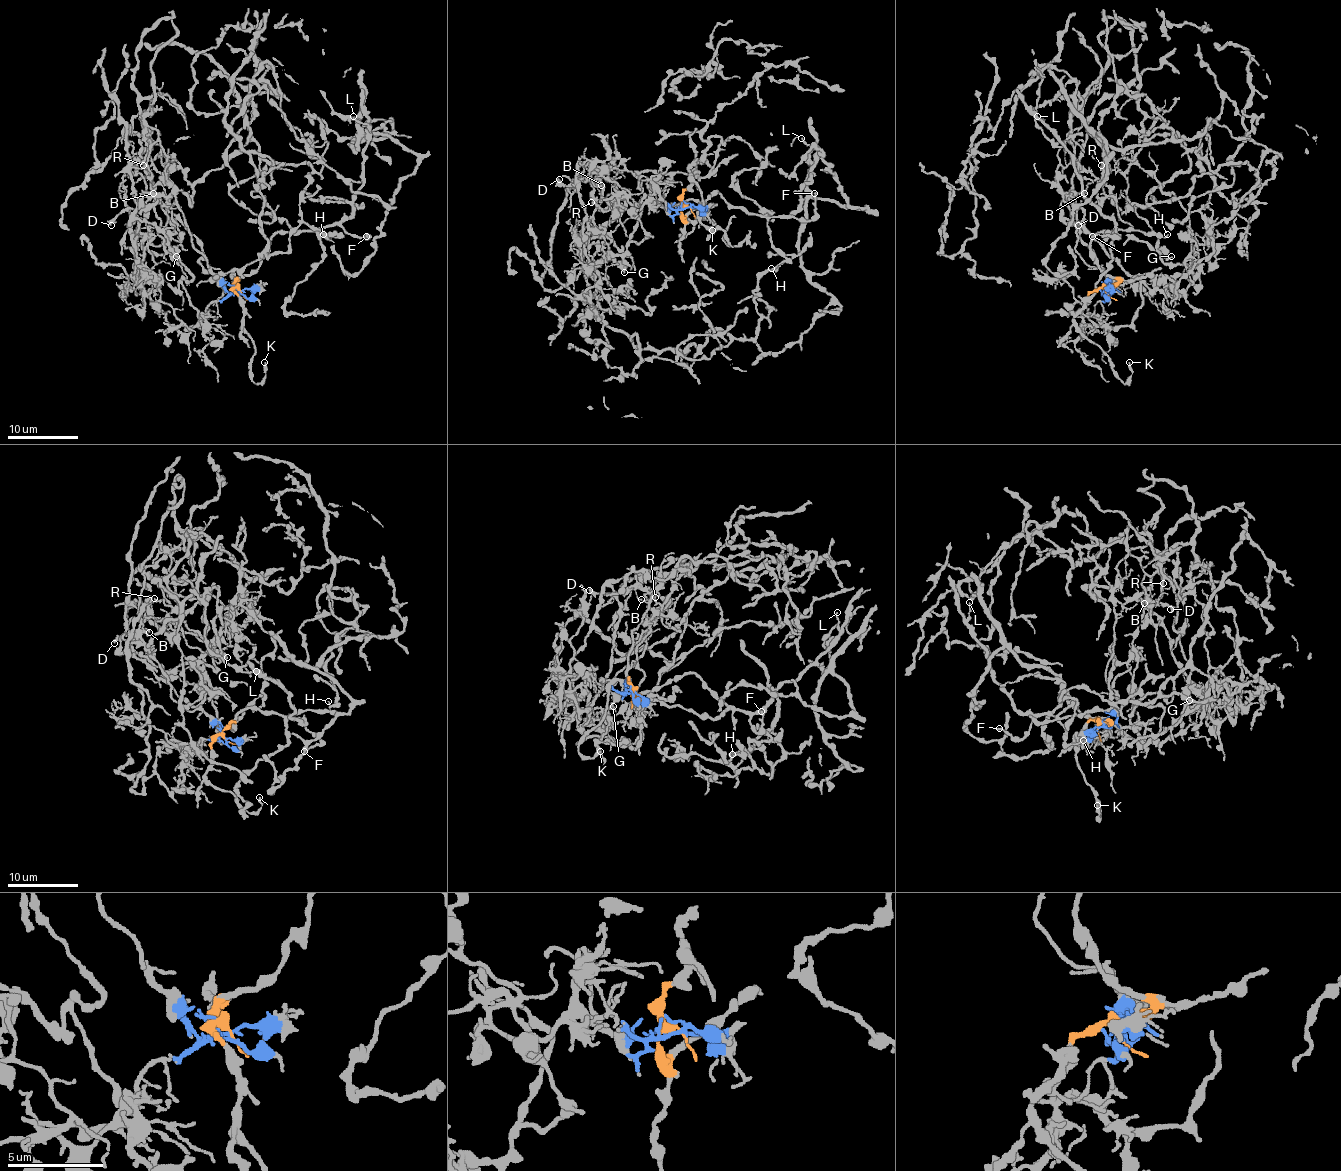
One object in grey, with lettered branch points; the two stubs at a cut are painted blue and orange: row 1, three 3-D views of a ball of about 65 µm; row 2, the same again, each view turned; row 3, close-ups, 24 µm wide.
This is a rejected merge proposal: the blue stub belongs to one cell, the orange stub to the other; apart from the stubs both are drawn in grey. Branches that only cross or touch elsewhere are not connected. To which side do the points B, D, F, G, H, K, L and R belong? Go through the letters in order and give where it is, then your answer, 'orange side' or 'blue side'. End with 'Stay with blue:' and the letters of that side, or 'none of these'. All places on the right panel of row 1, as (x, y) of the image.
B: place (1084, 193); blue side
D: place (1078, 225); blue side
F: place (1092, 236); orange side
G: place (1171, 256); blue side
H: place (1167, 234); orange side
K: place (1129, 362); orange side
L: place (1037, 116); orange side
R: place (1101, 165); blue side
Stay with blue: B, D, G, R

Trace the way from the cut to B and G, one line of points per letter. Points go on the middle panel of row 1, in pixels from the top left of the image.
B: (685, 207), (666, 208), (648, 178), (637, 178), (625, 169), (596, 169), (591, 182), (596, 187), (602, 185)
G: (685, 207), (666, 208), (655, 185), (612, 159), (595, 185), (593, 223), (603, 228), (605, 253), (625, 272)

